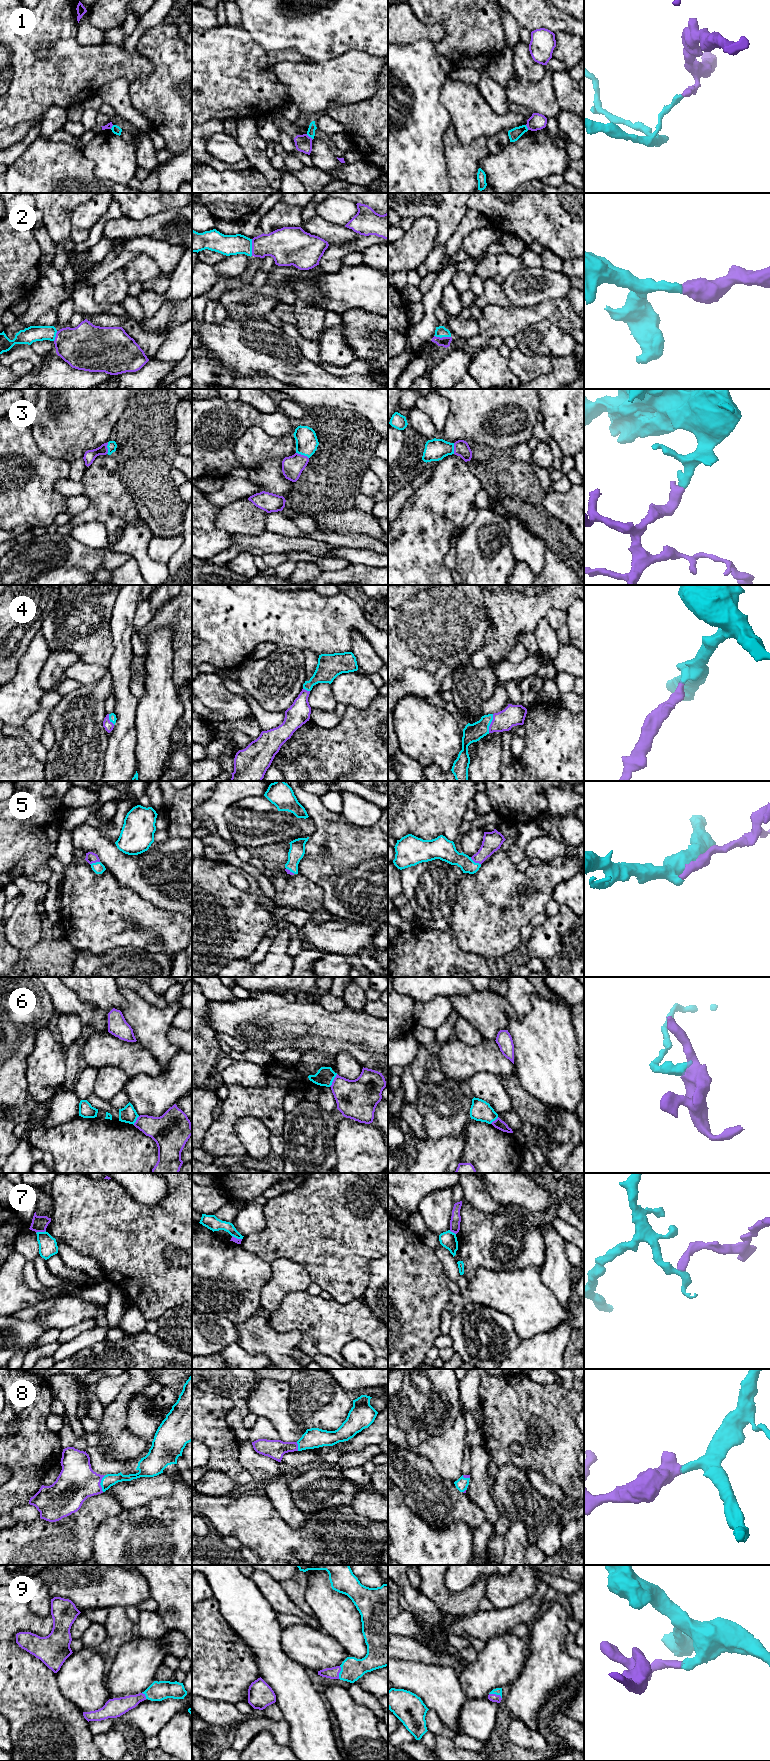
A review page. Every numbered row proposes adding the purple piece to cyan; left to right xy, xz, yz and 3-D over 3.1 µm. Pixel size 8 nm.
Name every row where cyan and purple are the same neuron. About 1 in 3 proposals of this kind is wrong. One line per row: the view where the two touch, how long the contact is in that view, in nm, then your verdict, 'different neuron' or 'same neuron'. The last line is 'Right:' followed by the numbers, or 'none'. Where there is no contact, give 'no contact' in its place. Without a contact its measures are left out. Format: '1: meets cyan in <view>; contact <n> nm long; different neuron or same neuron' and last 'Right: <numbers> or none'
1: meets cyan in xz; contact 70 nm long; different neuron
2: meets cyan in xz; contact 140 nm long; same neuron
3: meets cyan in xz; contact 120 nm long; same neuron
4: meets cyan in yz; contact 160 nm long; same neuron
5: meets cyan in yz; contact 110 nm long; same neuron
6: meets cyan in xz; contact 120 nm long; different neuron
7: meets cyan in xy; contact 80 nm long; different neuron
8: meets cyan in xy; contact 140 nm long; same neuron
9: meets cyan in yz; contact 110 nm long; same neuron
Right: 2, 3, 4, 5, 8, 9

